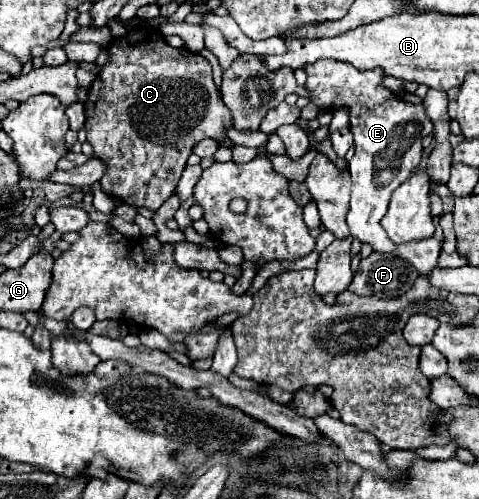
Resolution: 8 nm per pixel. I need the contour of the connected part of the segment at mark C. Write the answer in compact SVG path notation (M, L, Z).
M127 27L127 35L117 37L109 43L109 59L91 83L89 97L85 101L87 143L93 147L95 157L101 159L107 167L103 179L99 181L101 189L107 195L135 207L147 207L151 211L157 211L175 193L193 145L205 137L225 137L223 133L225 127L231 125L231 113L221 101L221 93L213 83L211 63L205 57L185 47L171 47L163 39L163 35L151 31L151 27Z

